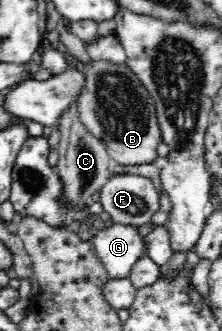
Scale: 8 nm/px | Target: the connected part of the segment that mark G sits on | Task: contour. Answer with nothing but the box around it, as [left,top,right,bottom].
[89,224,146,281]

